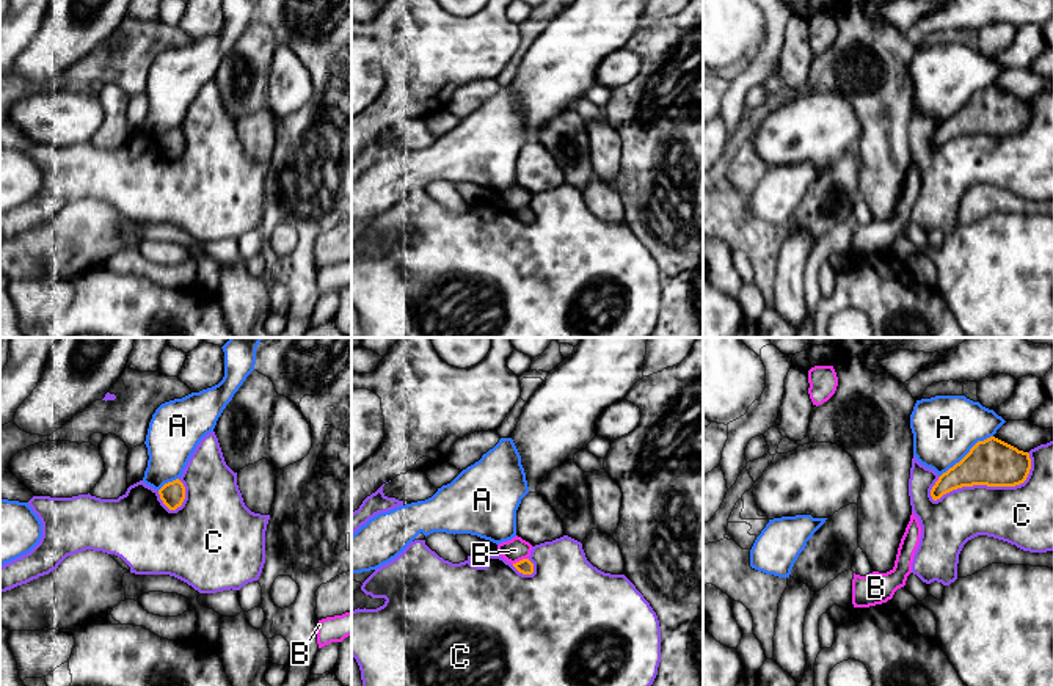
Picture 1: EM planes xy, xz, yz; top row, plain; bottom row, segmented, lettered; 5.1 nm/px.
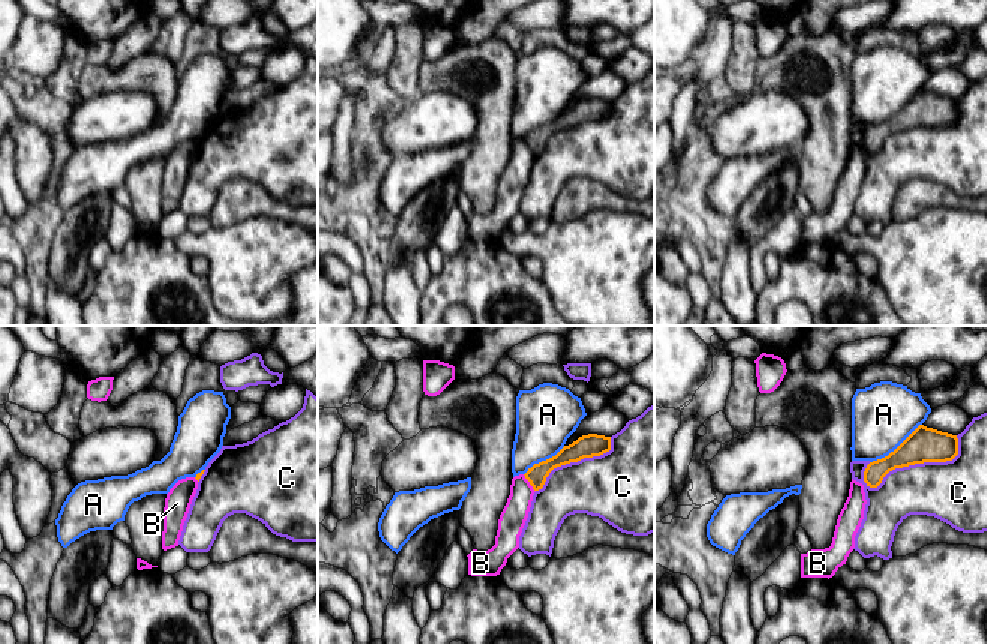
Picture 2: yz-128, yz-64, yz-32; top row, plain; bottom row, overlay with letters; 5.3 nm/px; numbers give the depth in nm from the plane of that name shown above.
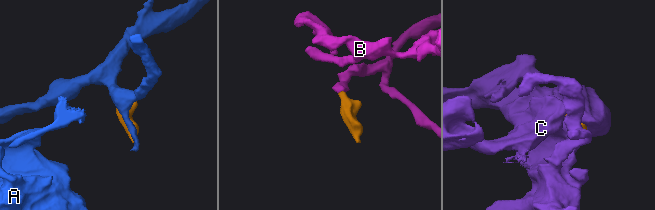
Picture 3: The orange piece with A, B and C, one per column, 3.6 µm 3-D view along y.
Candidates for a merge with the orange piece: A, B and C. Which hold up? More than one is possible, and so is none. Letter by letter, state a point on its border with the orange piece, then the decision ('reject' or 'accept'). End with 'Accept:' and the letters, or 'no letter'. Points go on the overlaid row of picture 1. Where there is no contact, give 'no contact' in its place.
A: meets orange in yz at (967, 454); reject
B: meets orange in xz at (520, 561); reject
C: meets orange in yz at (989, 485); reject
Accept: no letter

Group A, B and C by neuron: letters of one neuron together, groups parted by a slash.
A / B / C

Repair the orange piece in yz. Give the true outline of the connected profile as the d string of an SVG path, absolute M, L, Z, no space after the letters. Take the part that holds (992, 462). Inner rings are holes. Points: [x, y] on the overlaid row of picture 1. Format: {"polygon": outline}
{"polygon": "M990 436L978 441L959 463L943 473L931 496L937 501L953 490L973 485L1015 487L1026 480L1029 469L1028 452Z"}

